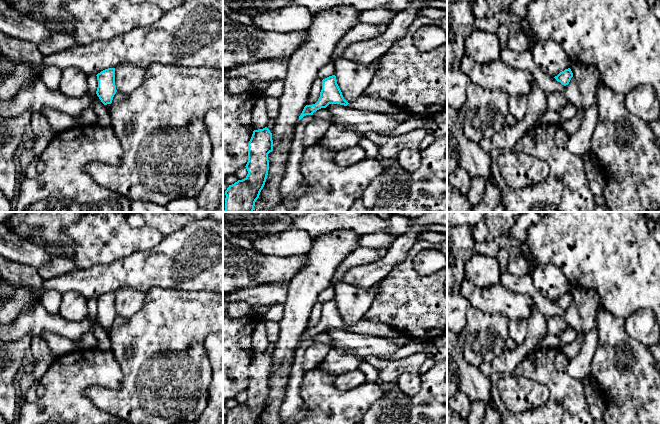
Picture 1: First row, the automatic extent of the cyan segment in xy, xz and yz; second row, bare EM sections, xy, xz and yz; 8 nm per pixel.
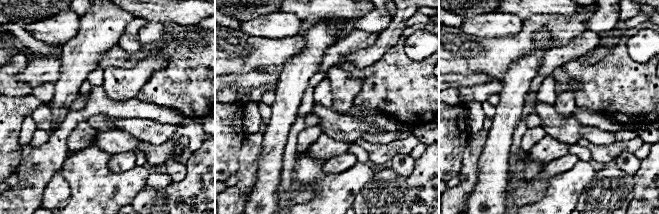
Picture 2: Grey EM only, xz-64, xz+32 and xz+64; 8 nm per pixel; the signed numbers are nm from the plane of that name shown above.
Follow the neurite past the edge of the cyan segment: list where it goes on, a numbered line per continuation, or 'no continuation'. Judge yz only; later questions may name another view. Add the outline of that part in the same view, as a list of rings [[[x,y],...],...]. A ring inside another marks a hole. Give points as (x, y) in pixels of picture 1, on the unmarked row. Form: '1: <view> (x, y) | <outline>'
no continuation

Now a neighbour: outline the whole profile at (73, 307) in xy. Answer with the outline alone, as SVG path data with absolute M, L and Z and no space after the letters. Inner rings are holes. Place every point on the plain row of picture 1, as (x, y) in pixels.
M74 291L62 294L59 314L67 321L80 322L88 318L88 300Z

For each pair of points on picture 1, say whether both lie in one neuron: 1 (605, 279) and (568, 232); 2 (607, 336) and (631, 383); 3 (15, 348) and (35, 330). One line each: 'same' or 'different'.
1: same
2: same
3: different

